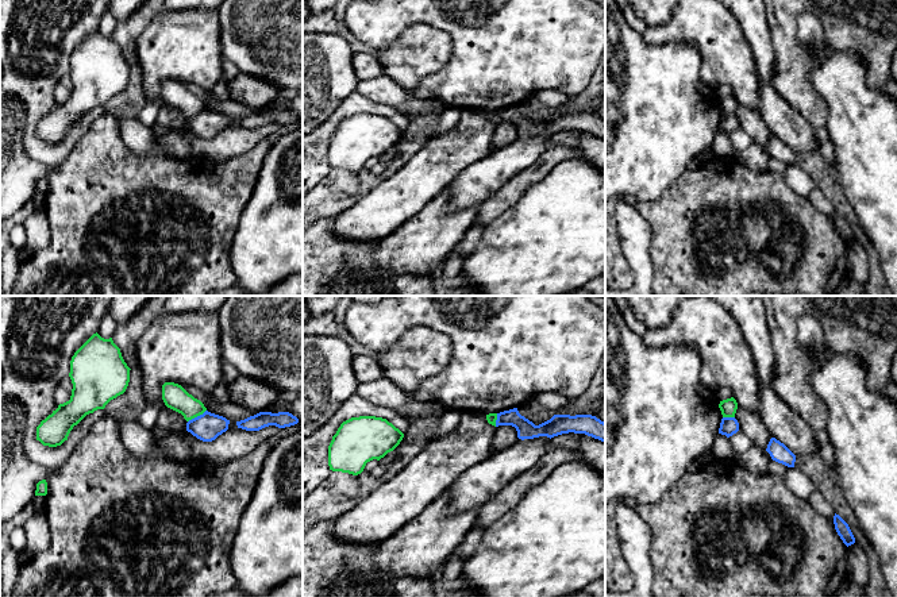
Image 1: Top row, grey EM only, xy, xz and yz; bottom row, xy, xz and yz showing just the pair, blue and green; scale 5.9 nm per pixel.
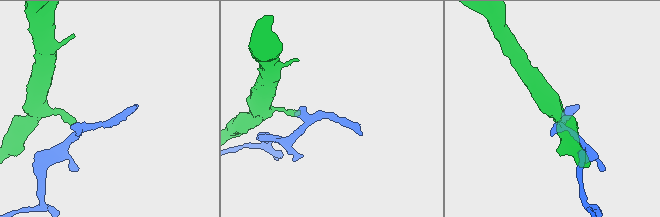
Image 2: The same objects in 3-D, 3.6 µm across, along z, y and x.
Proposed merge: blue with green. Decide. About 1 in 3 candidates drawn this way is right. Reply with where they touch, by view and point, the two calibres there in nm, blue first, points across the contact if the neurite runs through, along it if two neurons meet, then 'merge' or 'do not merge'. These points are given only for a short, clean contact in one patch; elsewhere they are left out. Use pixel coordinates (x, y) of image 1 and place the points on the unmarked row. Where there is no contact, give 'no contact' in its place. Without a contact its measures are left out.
contact xy (197, 114); calibres 170 and 150 nm; border xy (206, 107), (188, 119); do not merge

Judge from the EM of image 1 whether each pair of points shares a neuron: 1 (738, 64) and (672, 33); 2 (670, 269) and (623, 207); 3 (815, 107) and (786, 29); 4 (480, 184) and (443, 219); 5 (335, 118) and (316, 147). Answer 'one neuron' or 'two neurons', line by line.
1: one neuron
2: two neurons
3: one neuron
4: two neurons
5: one neuron

